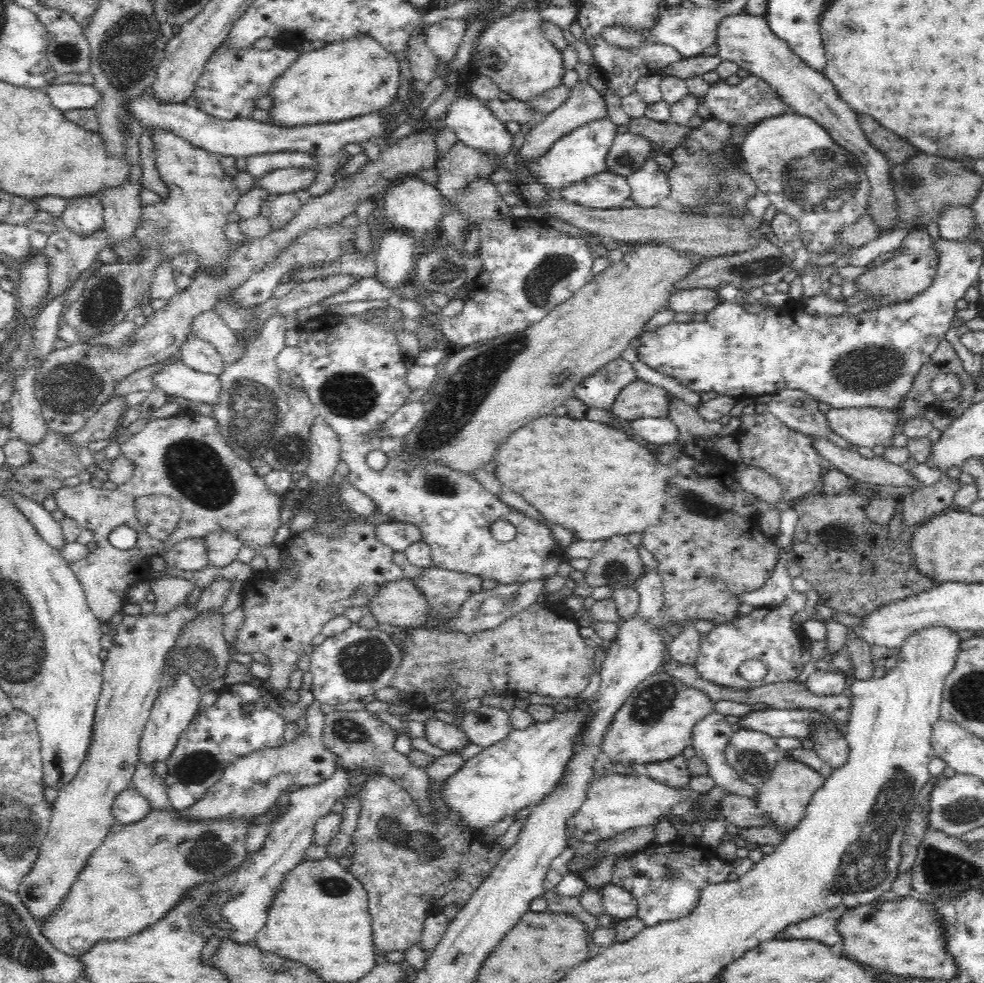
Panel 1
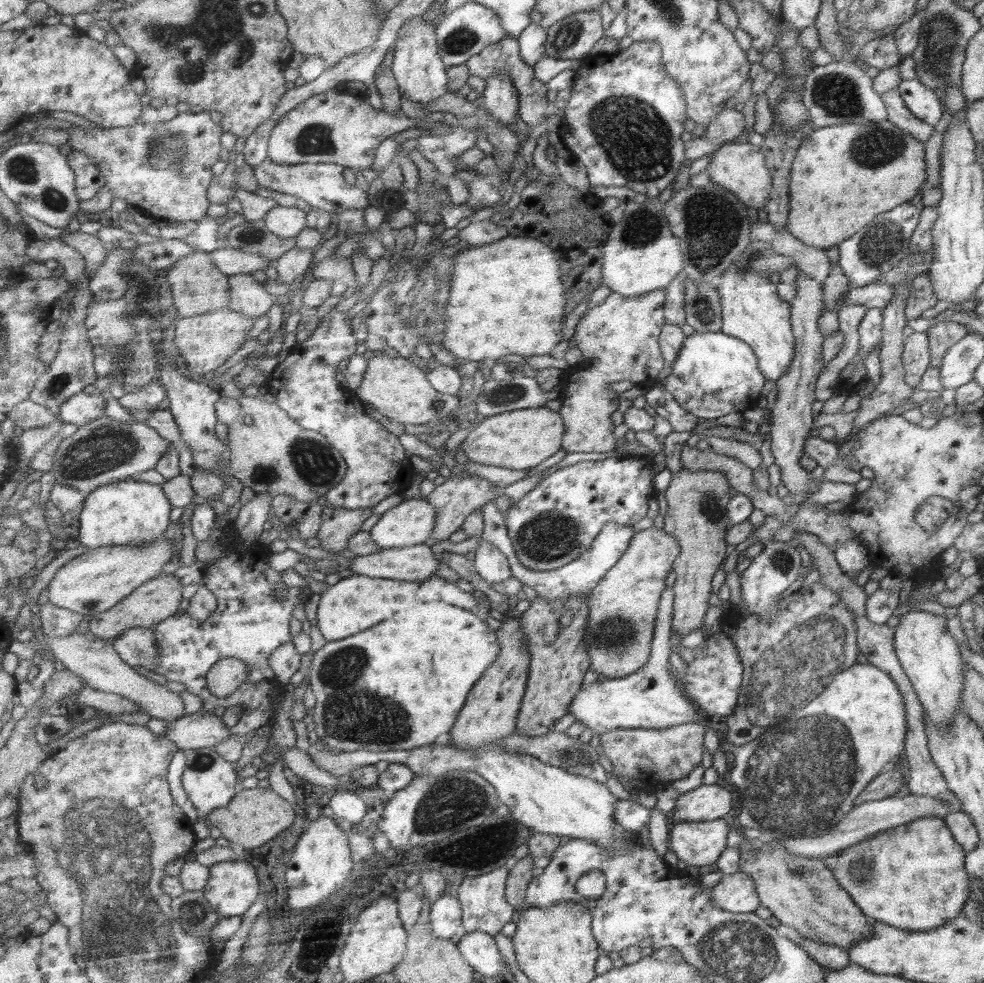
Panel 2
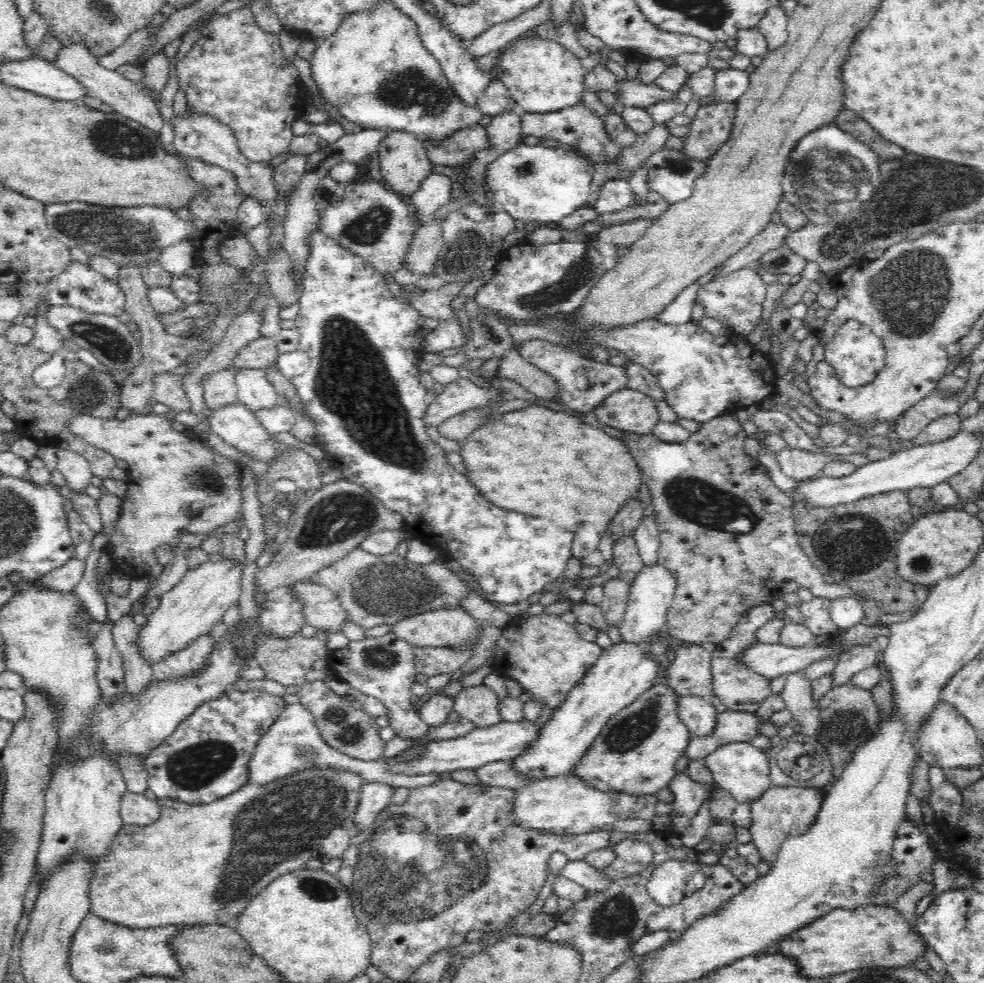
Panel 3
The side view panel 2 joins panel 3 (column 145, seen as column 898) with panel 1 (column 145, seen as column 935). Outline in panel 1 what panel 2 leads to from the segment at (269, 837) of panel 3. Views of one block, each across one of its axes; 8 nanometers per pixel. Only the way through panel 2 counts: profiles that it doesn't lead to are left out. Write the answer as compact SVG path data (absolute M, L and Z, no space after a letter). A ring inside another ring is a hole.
M171 808L169 810L156 810L156 812L151 811L146 818L143 818L138 822L131 822L130 824L124 824L115 820L114 824L110 827L108 834L103 838L102 844L94 848L89 854L89 857L84 861L81 871L75 876L74 882L71 882L68 894L62 898L62 901L58 903L58 906L55 909L52 909L47 915L44 915L39 920L42 936L44 936L54 948L57 948L68 956L80 959L91 949L92 946L94 946L94 944L96 944L96 942L100 942L100 940L120 940L127 936L132 936L134 933L140 932L149 924L156 922L158 918L162 918L162 916L166 914L166 911L169 911L170 906L175 905L176 901L182 900L182 898L186 896L186 888L190 888L190 886L194 886L196 883L217 880L218 877L227 875L245 859L248 852L246 851L244 838L251 819L252 818L246 818L246 820L187 822L187 820L177 818L174 809Z

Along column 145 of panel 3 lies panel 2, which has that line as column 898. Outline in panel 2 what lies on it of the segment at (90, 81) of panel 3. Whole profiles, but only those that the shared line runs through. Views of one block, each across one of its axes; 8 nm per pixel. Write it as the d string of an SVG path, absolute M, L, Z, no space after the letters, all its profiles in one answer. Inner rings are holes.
M897 88L889 89L881 93L880 96L883 106L885 106L886 119L924 144L926 138L932 134L933 127L915 118L909 112L909 109L905 107L903 99L901 99L897 92Z

